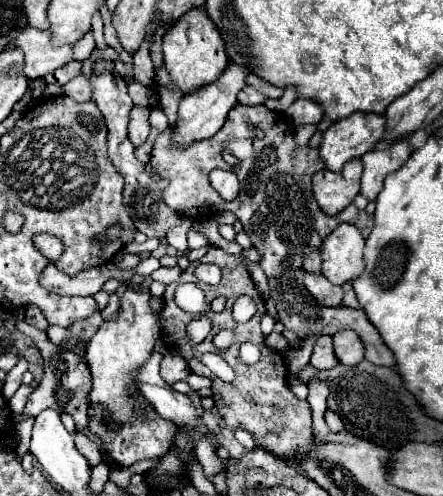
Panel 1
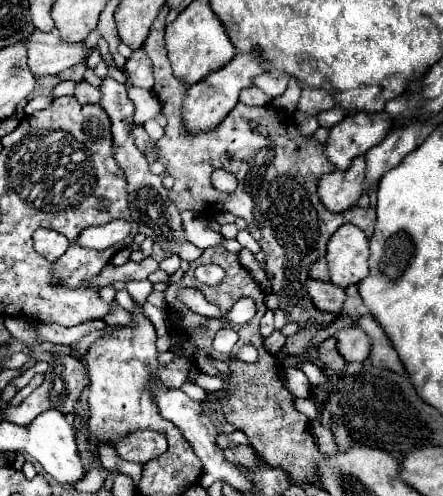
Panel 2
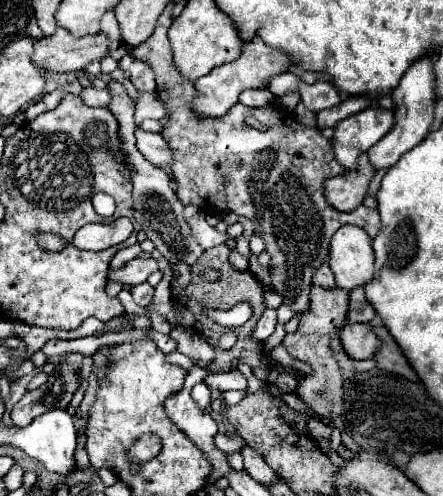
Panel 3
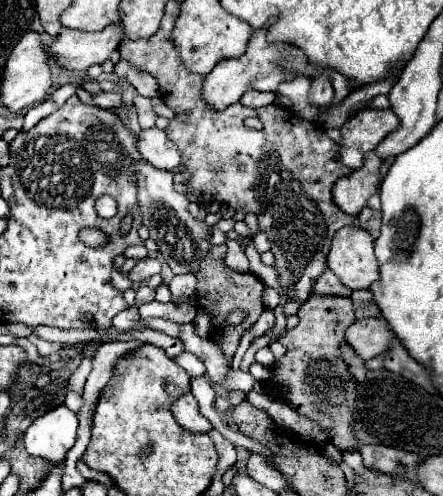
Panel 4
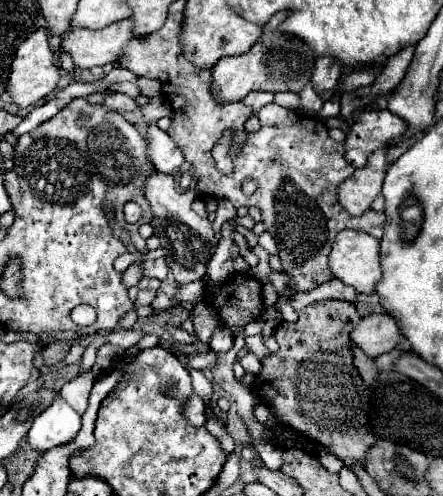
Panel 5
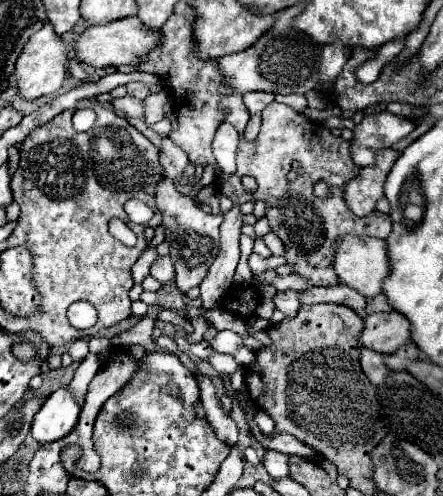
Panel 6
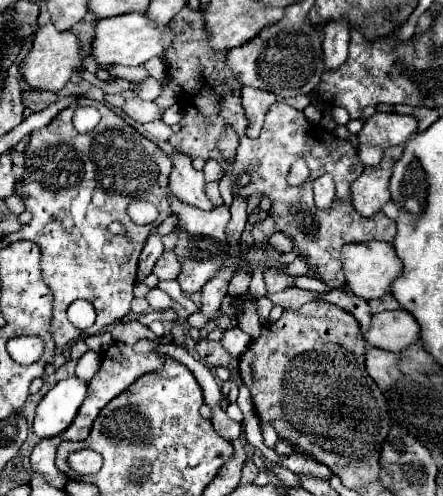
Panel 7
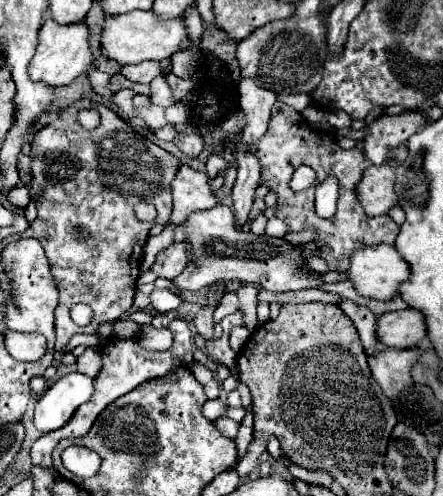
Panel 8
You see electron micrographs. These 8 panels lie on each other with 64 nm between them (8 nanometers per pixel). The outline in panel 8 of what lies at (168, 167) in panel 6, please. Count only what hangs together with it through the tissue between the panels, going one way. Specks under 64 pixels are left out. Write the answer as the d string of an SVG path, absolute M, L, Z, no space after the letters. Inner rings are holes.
M184 164L176 174L176 180L172 182L172 196L174 196L174 212L170 216L172 224L182 224L190 214L210 210L218 204L216 194L210 192L206 174Z

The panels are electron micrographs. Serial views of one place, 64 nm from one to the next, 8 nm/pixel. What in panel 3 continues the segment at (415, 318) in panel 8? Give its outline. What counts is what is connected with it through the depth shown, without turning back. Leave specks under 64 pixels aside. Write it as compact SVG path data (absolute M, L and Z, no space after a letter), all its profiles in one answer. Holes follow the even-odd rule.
M348 324L340 332L340 340L344 344L344 350L354 360L368 360L374 358L380 350L382 340L376 336L374 328L370 324Z

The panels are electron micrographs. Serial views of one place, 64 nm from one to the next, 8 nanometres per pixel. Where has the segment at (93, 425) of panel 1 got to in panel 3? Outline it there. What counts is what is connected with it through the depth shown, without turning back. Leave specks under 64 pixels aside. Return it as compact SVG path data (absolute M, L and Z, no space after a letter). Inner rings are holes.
M148 434L148 436L142 436L134 444L134 448L130 448L130 460L134 460L138 464L138 462L144 462L144 460L150 460L158 452L160 452L160 440L156 436Z

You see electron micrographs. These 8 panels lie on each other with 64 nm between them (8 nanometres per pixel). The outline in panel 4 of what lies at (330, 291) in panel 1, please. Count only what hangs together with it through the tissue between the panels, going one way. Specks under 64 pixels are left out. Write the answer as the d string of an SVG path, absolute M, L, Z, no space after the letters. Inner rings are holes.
M310 296L302 308L298 310L298 326L286 328L284 334L280 334L278 342L286 348L286 354L274 362L270 368L272 378L268 382L262 382L262 386L272 392L278 400L286 402L296 414L320 424L324 430L328 430L328 442L332 442L340 452L354 452L360 442L354 436L354 420L356 416L356 400L358 400L358 382L350 374L348 364L342 358L340 346L346 342L346 328L356 322L352 300L342 296Z

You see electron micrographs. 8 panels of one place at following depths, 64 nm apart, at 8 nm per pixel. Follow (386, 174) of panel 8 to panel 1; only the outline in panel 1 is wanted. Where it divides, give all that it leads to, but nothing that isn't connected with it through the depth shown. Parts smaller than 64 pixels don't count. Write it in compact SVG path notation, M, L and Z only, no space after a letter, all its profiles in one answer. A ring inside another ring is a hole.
M350 160L340 172L322 170L312 178L314 196L326 214L338 214L354 202L360 192L362 160Z

